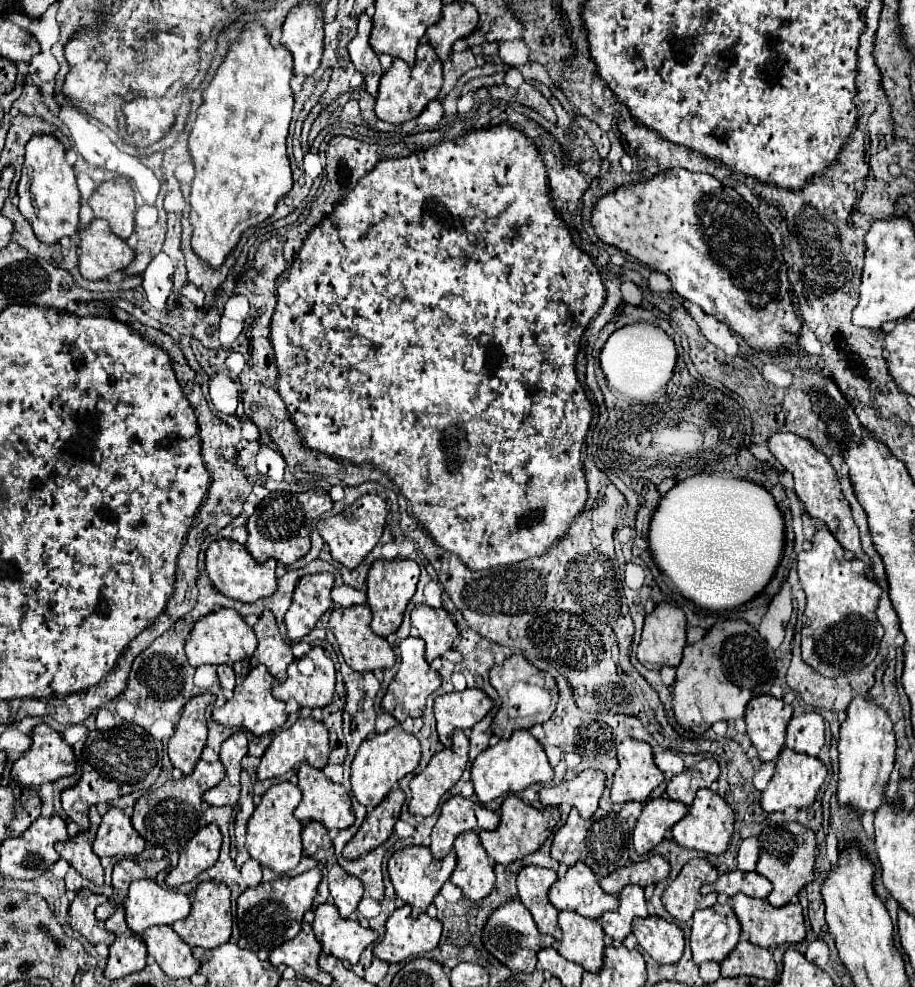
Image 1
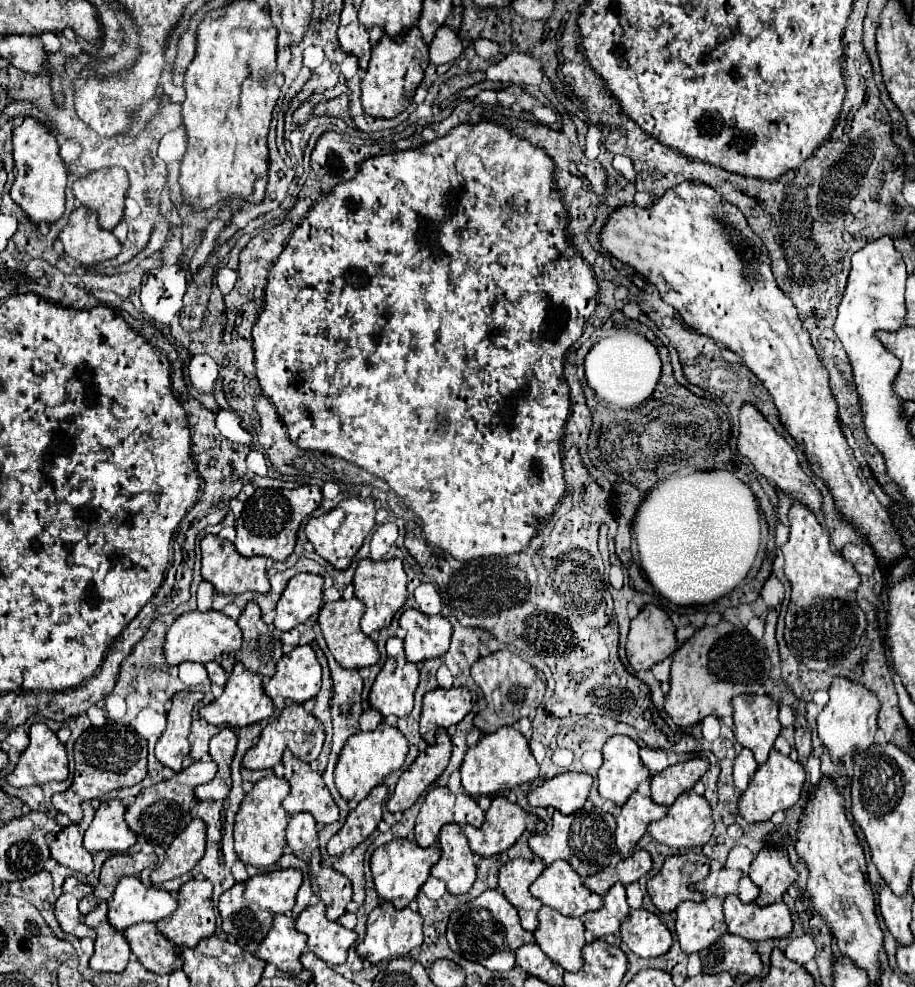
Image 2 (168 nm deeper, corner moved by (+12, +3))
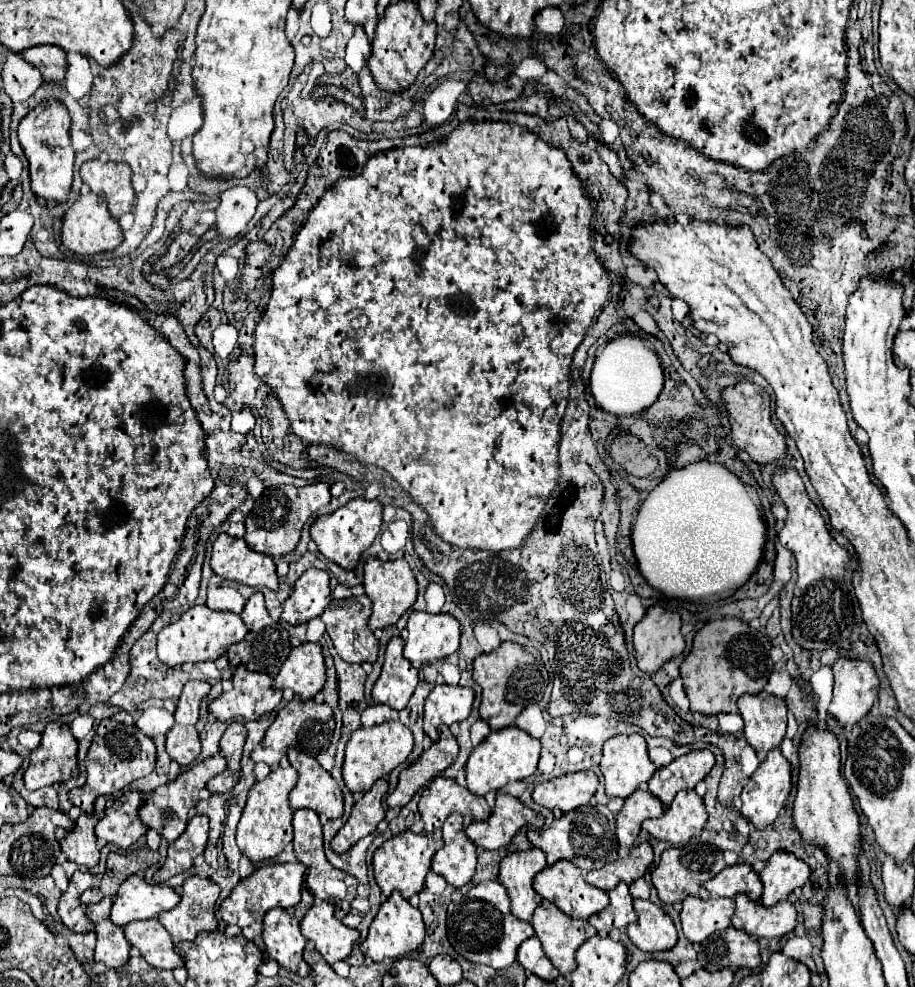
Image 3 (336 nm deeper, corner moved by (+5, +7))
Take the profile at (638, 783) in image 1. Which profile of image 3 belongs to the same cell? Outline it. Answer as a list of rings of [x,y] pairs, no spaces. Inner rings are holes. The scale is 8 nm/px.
[[[620,734],[604,744],[600,770],[606,782],[606,796],[626,798],[652,778],[656,766],[648,758],[646,740],[640,734]]]

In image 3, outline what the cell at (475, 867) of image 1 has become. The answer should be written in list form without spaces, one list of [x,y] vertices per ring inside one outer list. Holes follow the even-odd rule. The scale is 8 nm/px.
[[[450,814],[442,826],[444,848],[434,854],[432,872],[446,878],[454,888],[462,888],[470,882],[476,870],[476,846],[464,834],[460,814]]]

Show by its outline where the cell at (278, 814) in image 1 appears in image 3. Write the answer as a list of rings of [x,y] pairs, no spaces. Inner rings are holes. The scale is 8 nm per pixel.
[[[292,766],[274,768],[262,782],[256,782],[250,788],[242,818],[238,822],[236,844],[242,850],[242,854],[248,856],[252,862],[274,858],[286,848],[286,844],[292,842],[294,810],[288,804],[288,794],[296,786],[296,780],[298,780],[298,772]]]

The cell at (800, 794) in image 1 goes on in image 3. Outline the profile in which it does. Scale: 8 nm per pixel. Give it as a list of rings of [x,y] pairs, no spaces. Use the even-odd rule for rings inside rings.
[[[774,748],[768,752],[766,760],[758,766],[758,770],[750,776],[748,784],[744,786],[742,790],[742,808],[740,808],[740,814],[750,820],[756,828],[766,828],[770,826],[776,818],[778,818],[778,812],[784,808],[786,804],[786,798],[790,796],[790,790],[792,790],[792,776],[790,776],[790,762],[782,756],[780,748]]]

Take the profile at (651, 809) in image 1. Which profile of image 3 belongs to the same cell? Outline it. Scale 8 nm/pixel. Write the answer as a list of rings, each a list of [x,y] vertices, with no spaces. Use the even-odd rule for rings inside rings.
[[[636,790],[626,798],[624,808],[616,816],[616,836],[618,844],[624,848],[632,848],[640,826],[646,818],[658,818],[664,814],[662,802],[646,790]]]

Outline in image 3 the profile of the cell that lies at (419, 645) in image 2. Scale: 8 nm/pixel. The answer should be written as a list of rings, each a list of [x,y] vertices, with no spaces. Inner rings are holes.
[[[412,612],[406,630],[408,640],[404,644],[404,658],[418,668],[446,658],[460,646],[460,624],[450,614]]]

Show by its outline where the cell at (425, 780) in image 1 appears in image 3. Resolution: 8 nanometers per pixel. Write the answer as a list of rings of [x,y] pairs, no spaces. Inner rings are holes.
[[[448,726],[438,728],[440,740],[432,744],[430,750],[422,752],[422,756],[410,766],[400,772],[400,780],[396,790],[386,798],[386,804],[390,808],[402,808],[410,802],[410,798],[426,786],[426,782],[432,782],[436,776],[440,776],[458,756],[458,744]]]

